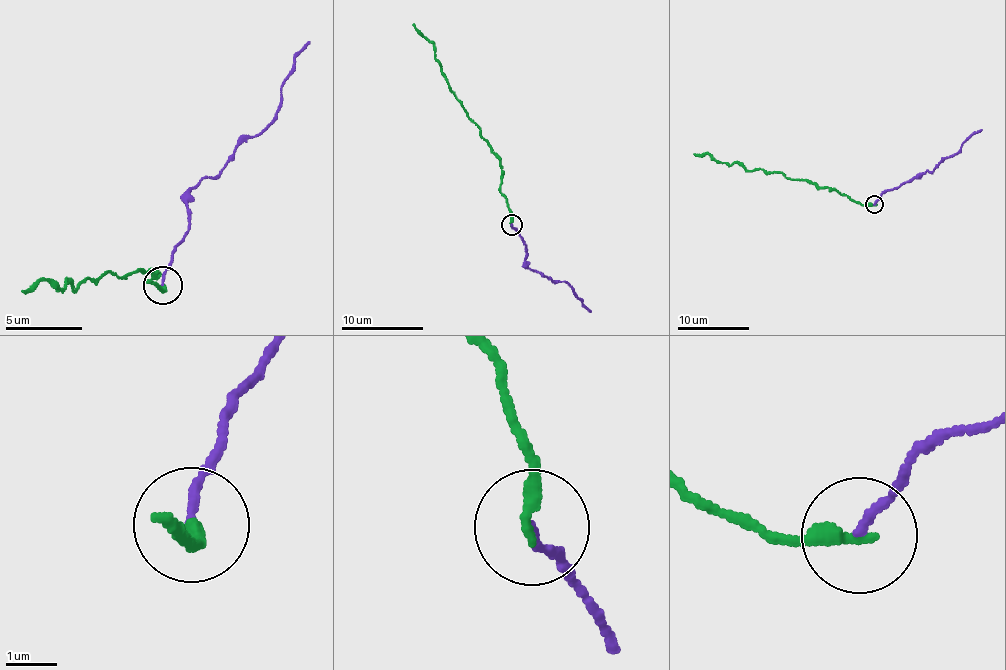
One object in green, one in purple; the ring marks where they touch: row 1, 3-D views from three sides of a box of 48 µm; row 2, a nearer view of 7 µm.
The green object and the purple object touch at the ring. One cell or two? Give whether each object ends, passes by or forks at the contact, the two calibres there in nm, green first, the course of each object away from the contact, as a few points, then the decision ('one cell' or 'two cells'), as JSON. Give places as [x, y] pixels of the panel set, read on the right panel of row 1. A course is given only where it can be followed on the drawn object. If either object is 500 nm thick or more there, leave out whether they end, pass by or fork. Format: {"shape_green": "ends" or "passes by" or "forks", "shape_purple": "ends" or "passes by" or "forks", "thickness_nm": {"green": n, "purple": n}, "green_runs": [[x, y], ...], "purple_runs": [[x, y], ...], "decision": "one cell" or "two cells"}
{"shape_green": "ends", "shape_purple": "ends", "thickness_nm": {"green": 280, "purple": 160}, "green_runs": [[874, 204], [859, 204], [779, 172], [746, 171], [736, 163], [693, 153]], "purple_runs": [[874, 204], [881, 194], [926, 171], [932, 171], [958, 151], [962, 143], [981, 130]], "decision": "two cells"}

